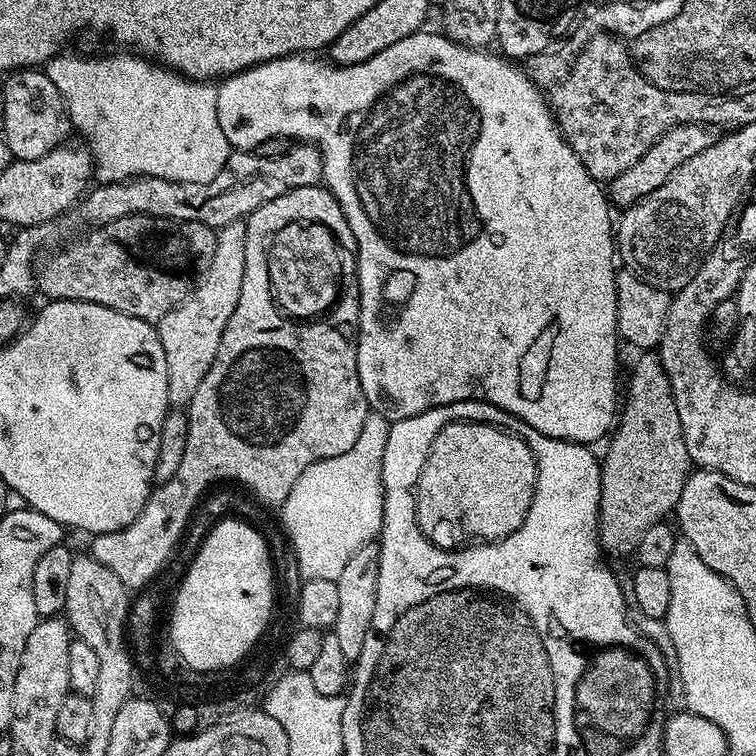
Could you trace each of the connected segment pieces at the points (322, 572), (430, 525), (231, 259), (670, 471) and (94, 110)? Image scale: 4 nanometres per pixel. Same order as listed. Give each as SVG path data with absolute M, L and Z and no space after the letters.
M369 411L366 422L362 426L362 434L354 441L354 446L334 458L326 458L322 462L314 462L314 466L306 466L294 482L294 490L286 498L279 509L280 520L284 523L284 532L292 543L292 552L296 555L296 568L304 580L314 578L338 579L346 562L358 551L358 546L373 543L380 535L380 527L384 521L384 487L382 486L382 454L386 454L386 442L390 421L381 412Z
M459 420L447 424L431 443L414 489L416 521L432 544L449 550L514 534L530 510L536 489L536 459L518 438L489 424Z
M235 220L216 232L214 254L207 257L191 294L177 308L170 310L158 322L162 350L166 354L166 382L168 402L180 410L194 398L206 370L218 354L218 342L222 342L222 330L238 306L238 294L242 294L242 273L246 271L246 223Z
M644 350L639 353L636 365L628 376L628 394L623 395L622 407L618 412L618 423L607 441L608 453L602 456L600 466L600 517L598 518L598 530L600 531L600 547L609 557L631 557L638 550L638 542L642 542L643 536L650 531L650 526L667 521L676 511L676 503L682 494L682 486L686 486L689 472L693 471L694 465L690 454L686 450L686 438L682 438L682 422L678 422L678 406L674 406L674 390L670 386L670 378L666 378L666 370L660 361L660 353L656 350Z
M57 54L48 61L46 71L50 82L58 86L58 94L62 94L64 105L68 111L68 117L72 120L72 127L78 133L84 135L83 143L92 153L94 176L101 184L113 184L119 180L131 180L134 176L153 176L154 178L166 178L170 182L210 182L222 166L226 166L230 155L230 145L226 134L222 134L222 126L218 126L218 102L216 101L217 85L203 80L189 80L187 76L181 76L139 54L120 54L124 56L104 56L101 60L87 60L84 56L63 56Z

